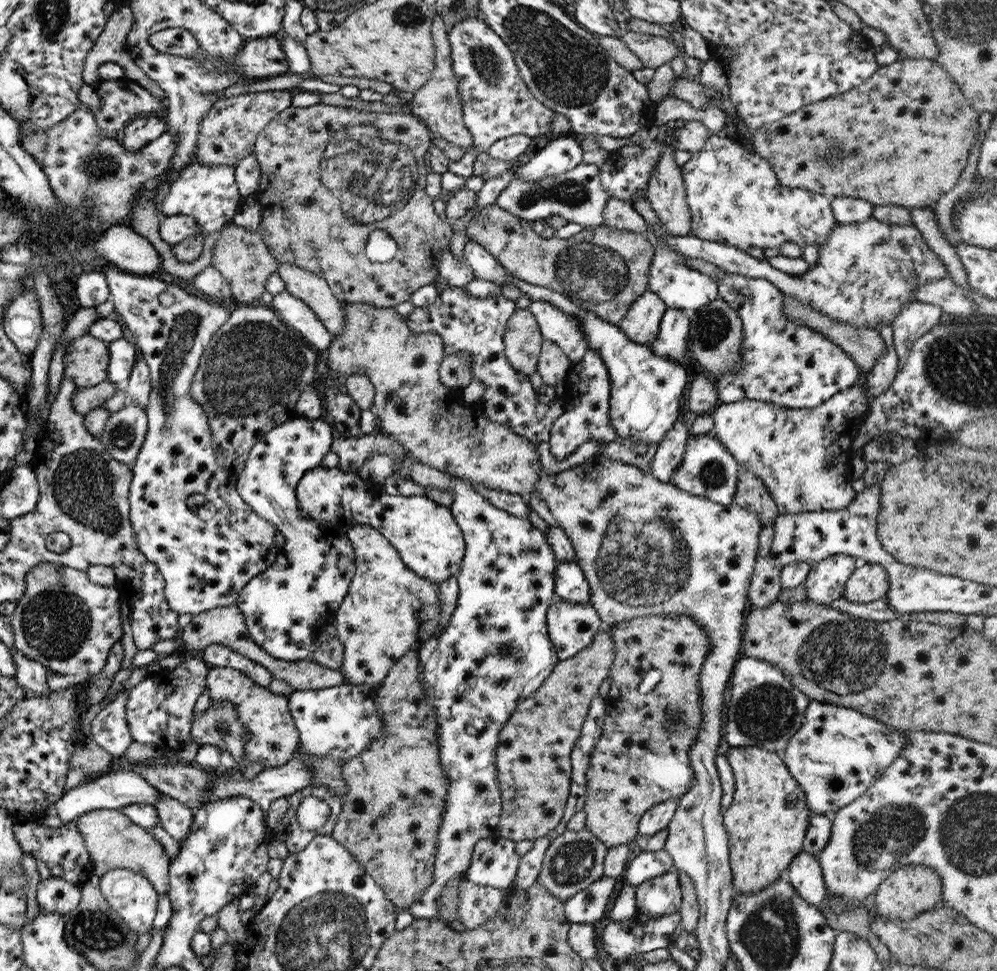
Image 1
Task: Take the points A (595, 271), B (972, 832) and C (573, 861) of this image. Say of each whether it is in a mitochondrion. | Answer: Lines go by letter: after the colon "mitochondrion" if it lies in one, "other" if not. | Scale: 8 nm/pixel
A: mitochondrion
B: mitochondrion
C: mitochondrion

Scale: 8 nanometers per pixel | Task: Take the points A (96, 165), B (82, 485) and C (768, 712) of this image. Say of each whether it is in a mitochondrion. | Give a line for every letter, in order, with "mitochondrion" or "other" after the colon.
A: mitochondrion
B: mitochondrion
C: mitochondrion

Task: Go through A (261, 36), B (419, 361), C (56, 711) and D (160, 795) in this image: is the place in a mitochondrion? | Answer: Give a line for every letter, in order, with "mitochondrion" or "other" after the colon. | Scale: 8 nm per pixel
A: other
B: other
C: other
D: other

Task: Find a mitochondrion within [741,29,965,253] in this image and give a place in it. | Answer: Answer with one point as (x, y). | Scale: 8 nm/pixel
(824, 158)

